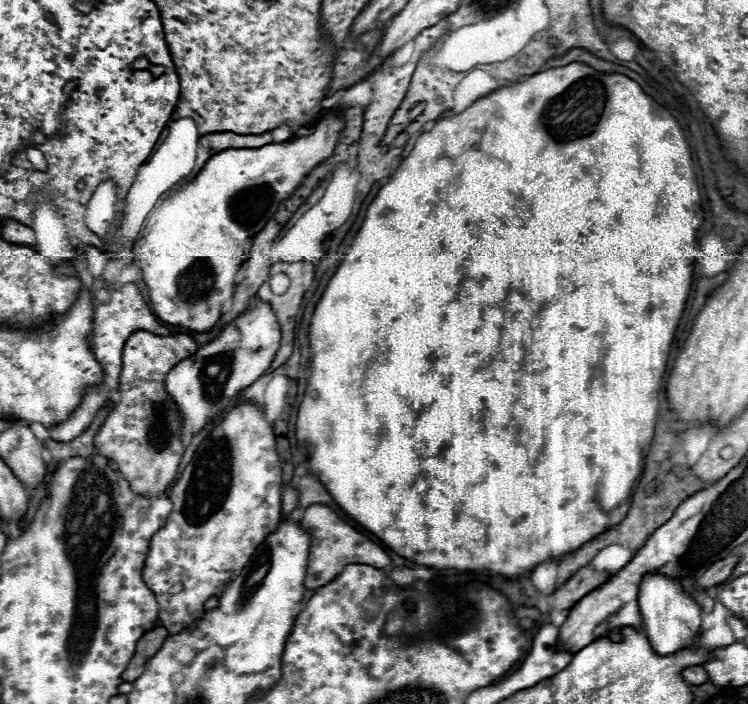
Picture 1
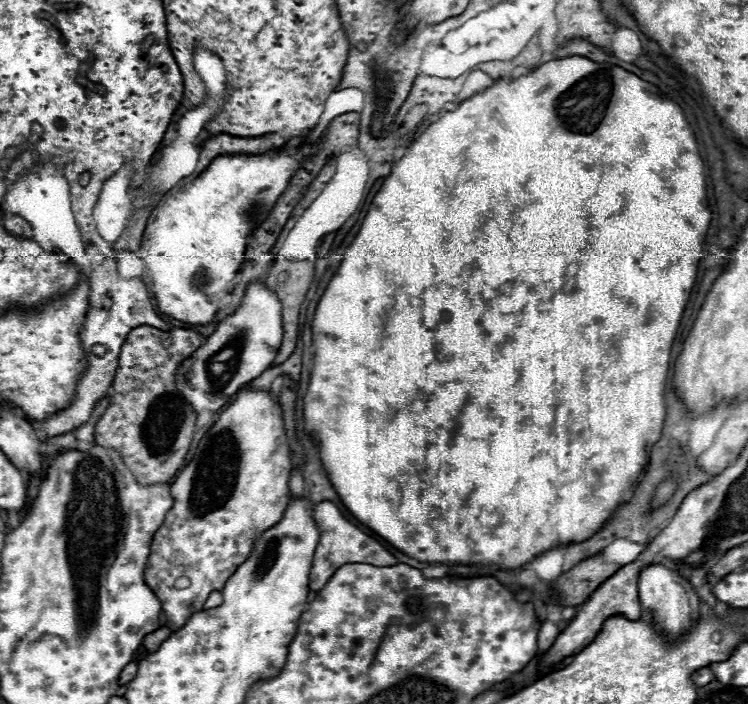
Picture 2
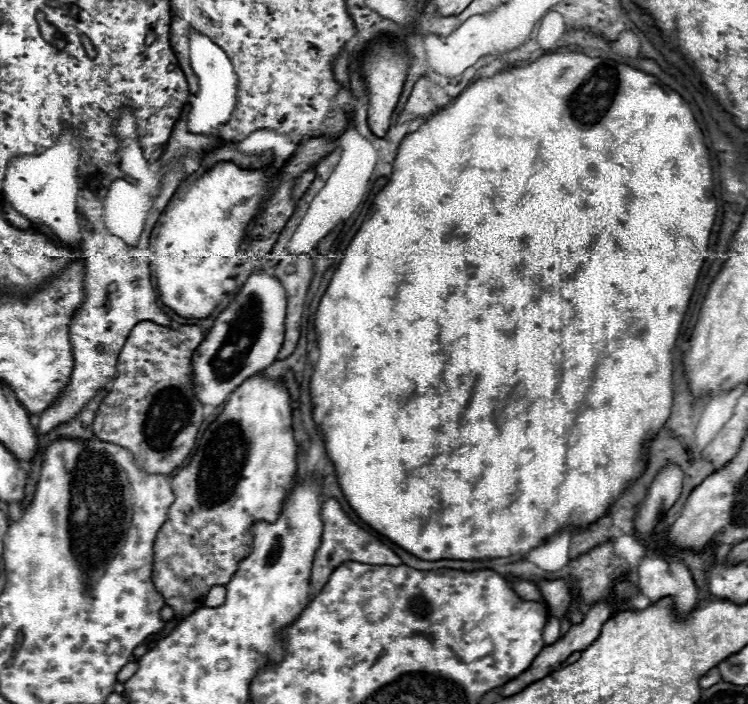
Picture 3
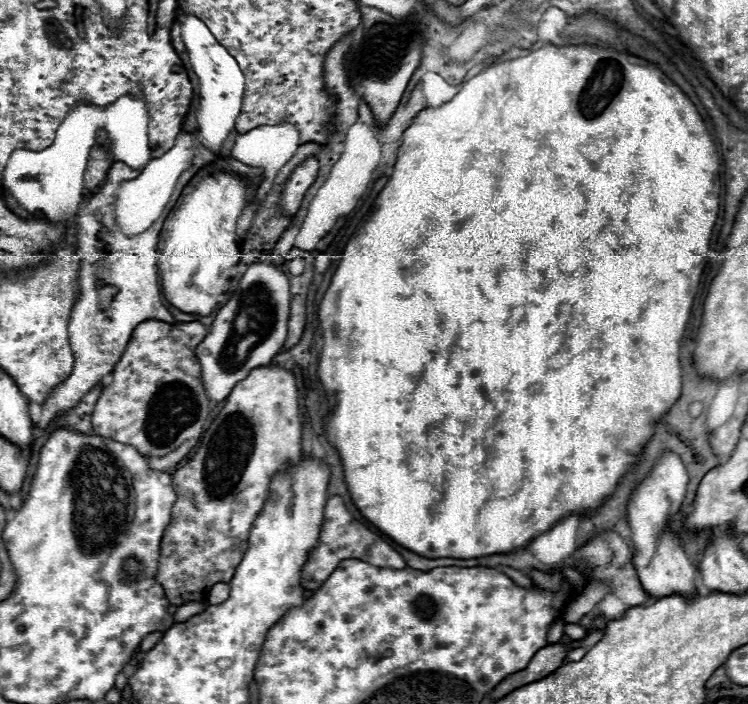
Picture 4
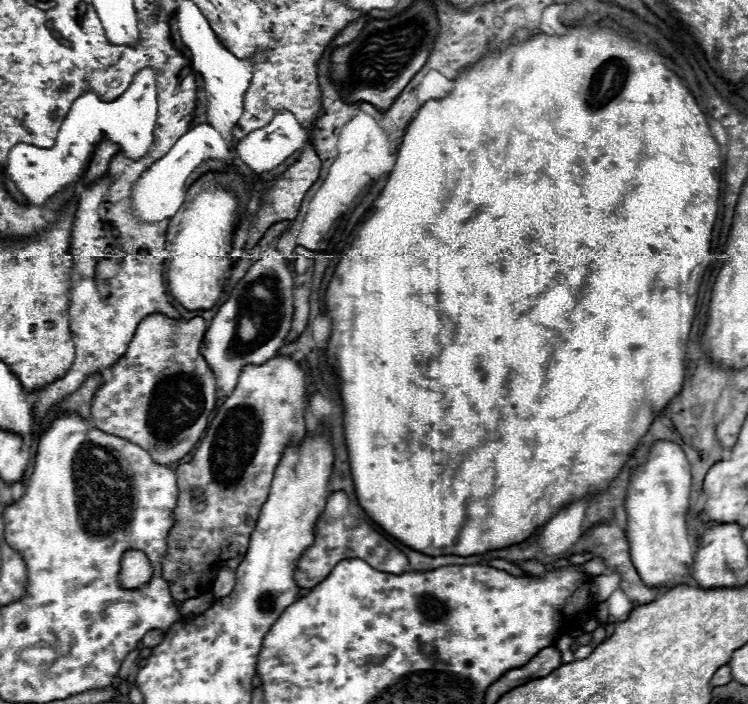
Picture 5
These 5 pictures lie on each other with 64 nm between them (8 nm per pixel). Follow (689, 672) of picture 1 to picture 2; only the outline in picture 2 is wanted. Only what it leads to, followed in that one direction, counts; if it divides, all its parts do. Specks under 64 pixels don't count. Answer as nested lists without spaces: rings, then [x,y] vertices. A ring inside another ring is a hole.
[[[698,668],[694,674],[692,674],[692,682],[696,686],[704,686],[704,684],[710,684],[714,680],[714,674],[710,672],[710,668]]]

